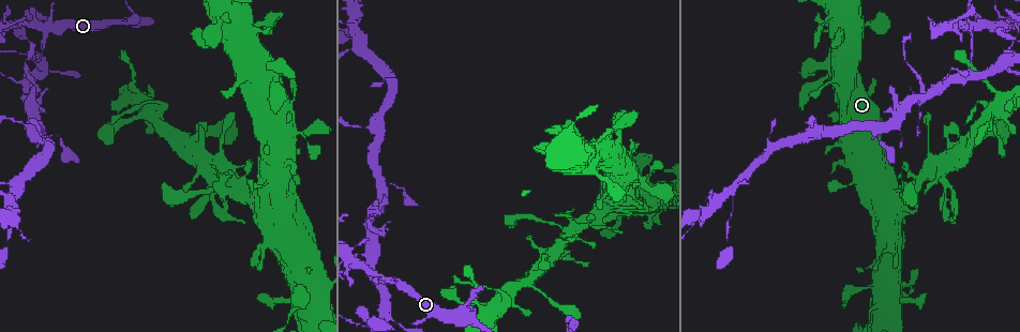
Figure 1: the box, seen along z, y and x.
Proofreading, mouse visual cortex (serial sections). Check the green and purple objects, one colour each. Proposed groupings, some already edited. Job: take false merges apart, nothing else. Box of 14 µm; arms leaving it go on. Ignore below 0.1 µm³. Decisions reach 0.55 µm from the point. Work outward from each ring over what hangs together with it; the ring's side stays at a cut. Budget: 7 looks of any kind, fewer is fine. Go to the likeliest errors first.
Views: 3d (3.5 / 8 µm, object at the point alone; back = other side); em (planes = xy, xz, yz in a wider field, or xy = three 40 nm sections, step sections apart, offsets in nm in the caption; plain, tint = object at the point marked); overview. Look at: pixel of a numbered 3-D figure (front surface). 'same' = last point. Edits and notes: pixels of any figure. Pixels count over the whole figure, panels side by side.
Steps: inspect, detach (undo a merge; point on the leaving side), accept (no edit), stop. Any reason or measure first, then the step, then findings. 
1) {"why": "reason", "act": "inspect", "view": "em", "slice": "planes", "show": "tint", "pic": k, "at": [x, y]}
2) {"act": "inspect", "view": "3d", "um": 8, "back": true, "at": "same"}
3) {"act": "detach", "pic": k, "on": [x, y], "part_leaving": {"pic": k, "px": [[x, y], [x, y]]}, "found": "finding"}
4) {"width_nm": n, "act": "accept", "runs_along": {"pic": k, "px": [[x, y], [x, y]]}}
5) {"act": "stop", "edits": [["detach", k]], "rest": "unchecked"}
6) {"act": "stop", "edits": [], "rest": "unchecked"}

{"why": "sudden change in width", "act": "inspect", "view": "3d", "um": 3.5, "pic": 1, "at": [868, 310]}

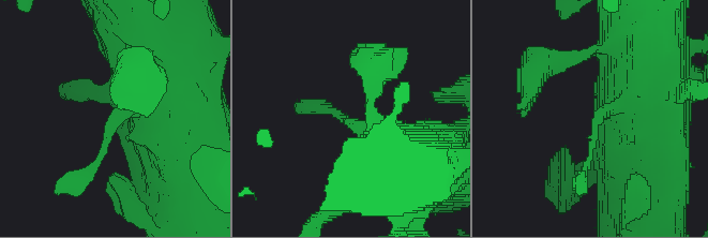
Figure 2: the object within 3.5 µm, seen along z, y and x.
{"why": "shape alone is not enough", "act": "inspect", "view": "em", "slice": "xy", "step": 1, "show": "tint", "pic": 2, "at": [354, 123]}

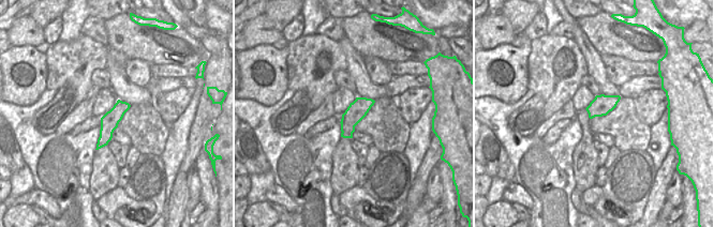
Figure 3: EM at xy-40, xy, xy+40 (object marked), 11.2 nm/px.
{"width_nm": 220, "act": "accept", "runs_along": {"pic": 2, "px": [[415, 168], [352, 121], [319, 108]]}, "found": "all the same cell"}

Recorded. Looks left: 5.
{"why": "side arm on a straight run", "act": "inspect", "view": "3d", "um": 8, "pic": 1, "at": [18, 25]}

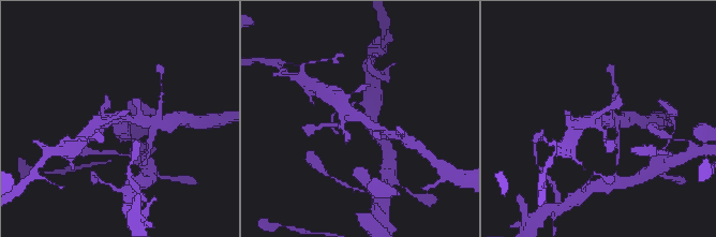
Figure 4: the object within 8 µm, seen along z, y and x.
{"why": "zoom in", "act": "inspect", "view": "3d", "um": 3.5, "pic": 4, "at": [354, 116]}

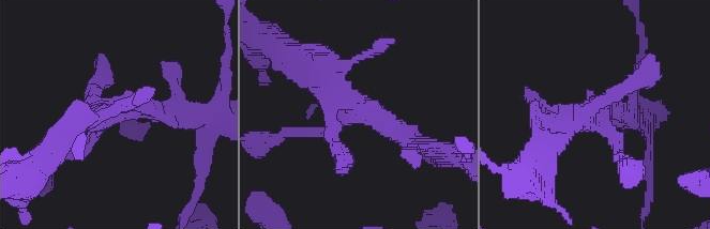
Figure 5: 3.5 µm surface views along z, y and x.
{"act": "inspect", "view": "em", "slice": "xy", "step": 5, "show": "tint", "pic": 5, "at": [361, 117]}

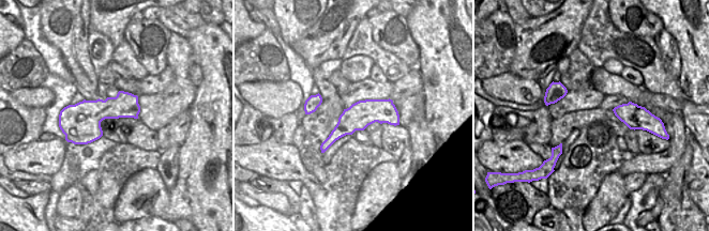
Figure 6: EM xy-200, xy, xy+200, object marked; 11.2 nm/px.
{"act": "accept", "runs_along": {"pic": 5, "px": [[424, 144], [345, 104], [326, 67]]}, "found": "one cell here"}

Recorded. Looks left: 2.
{"why": "thin neck", "act": "inspect", "view": "3d", "um": 3.5, "pic": 1, "at": [945, 194]}

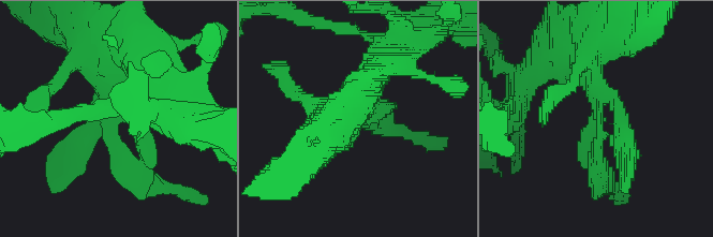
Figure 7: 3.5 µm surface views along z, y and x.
{"why": "need the tissue", "act": "inspect", "view": "em", "slice": "xy", "step": 1, "show": "tint", "pic": 7, "at": [600, 121]}

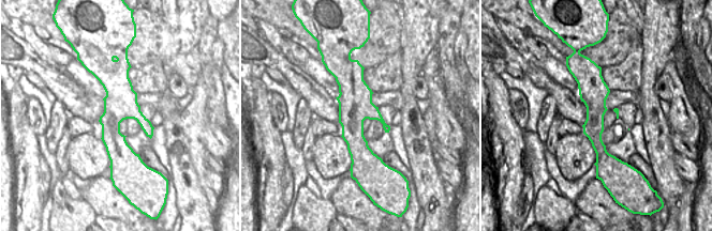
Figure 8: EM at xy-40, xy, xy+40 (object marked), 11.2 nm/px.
{"act": "accept", "runs_along": {"pic": 8, "px": [[114, 72], [114, 141], [127, 164]]}, "found": "all the same cell"}

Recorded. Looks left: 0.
{"act": "stop", "edits": [], "rest": "unchecked"}

